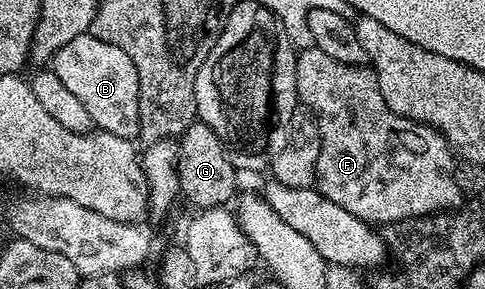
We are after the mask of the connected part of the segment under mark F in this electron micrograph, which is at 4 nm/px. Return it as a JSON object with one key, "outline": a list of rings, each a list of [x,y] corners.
{"outline":[[[313,47],[301,50],[295,56],[294,62],[296,63],[296,91],[299,102],[303,106],[307,105],[314,112],[315,119],[318,120],[316,132],[320,135],[320,155],[316,159],[316,171],[314,172],[318,192],[323,193],[328,199],[332,199],[332,203],[344,207],[344,211],[356,215],[374,227],[382,227],[378,225],[394,227],[400,221],[409,221],[411,217],[431,217],[433,213],[449,213],[463,204],[462,189],[458,186],[457,179],[454,178],[456,157],[450,146],[446,144],[445,137],[431,125],[423,125],[416,121],[410,121],[406,117],[400,117],[397,113],[391,113],[388,103],[384,103],[384,95],[380,91],[378,76],[375,75],[373,68],[366,65],[345,65],[332,59],[332,55],[324,55],[324,51]]]}

